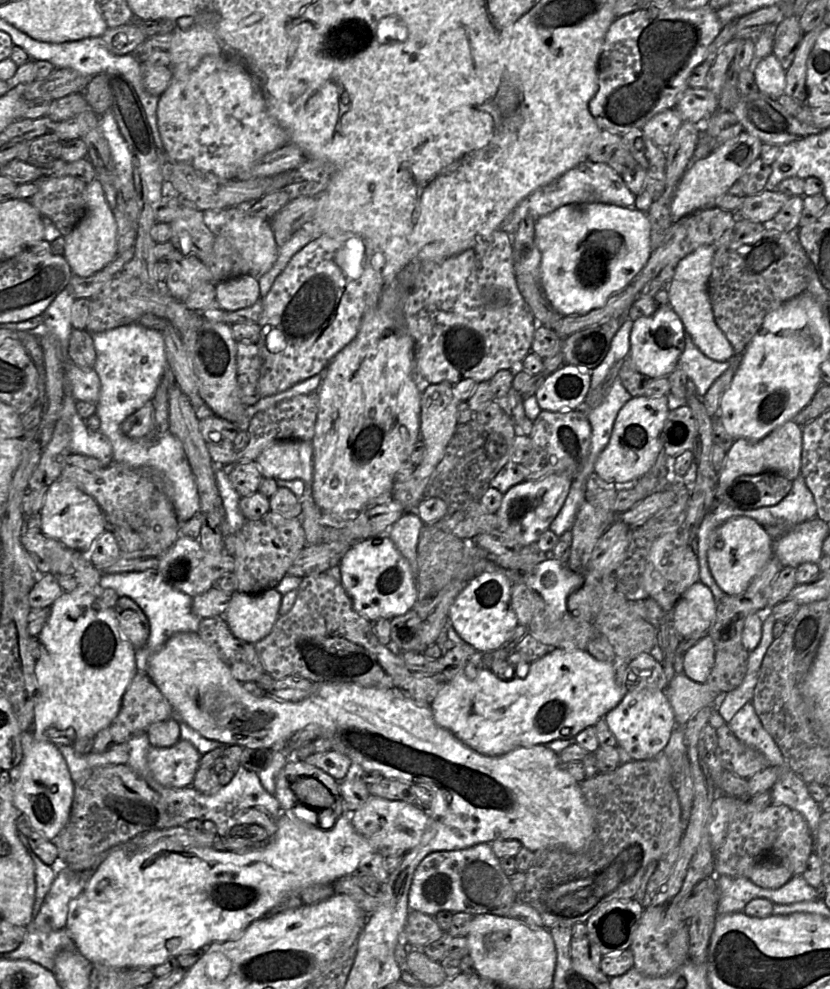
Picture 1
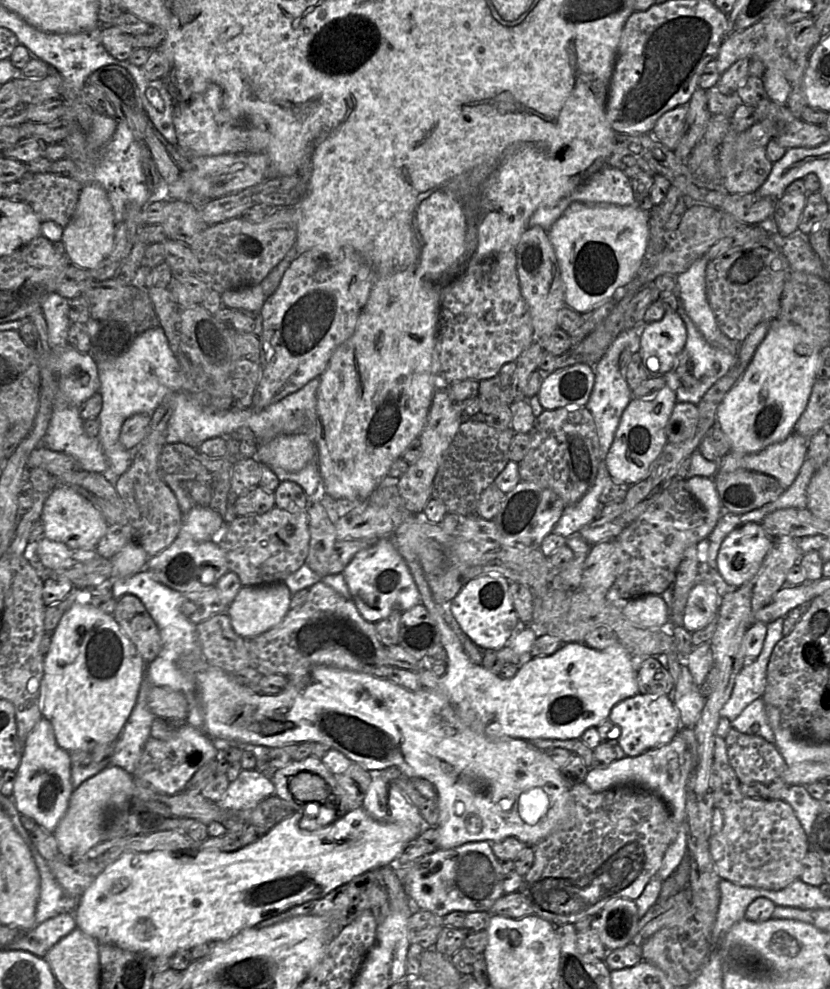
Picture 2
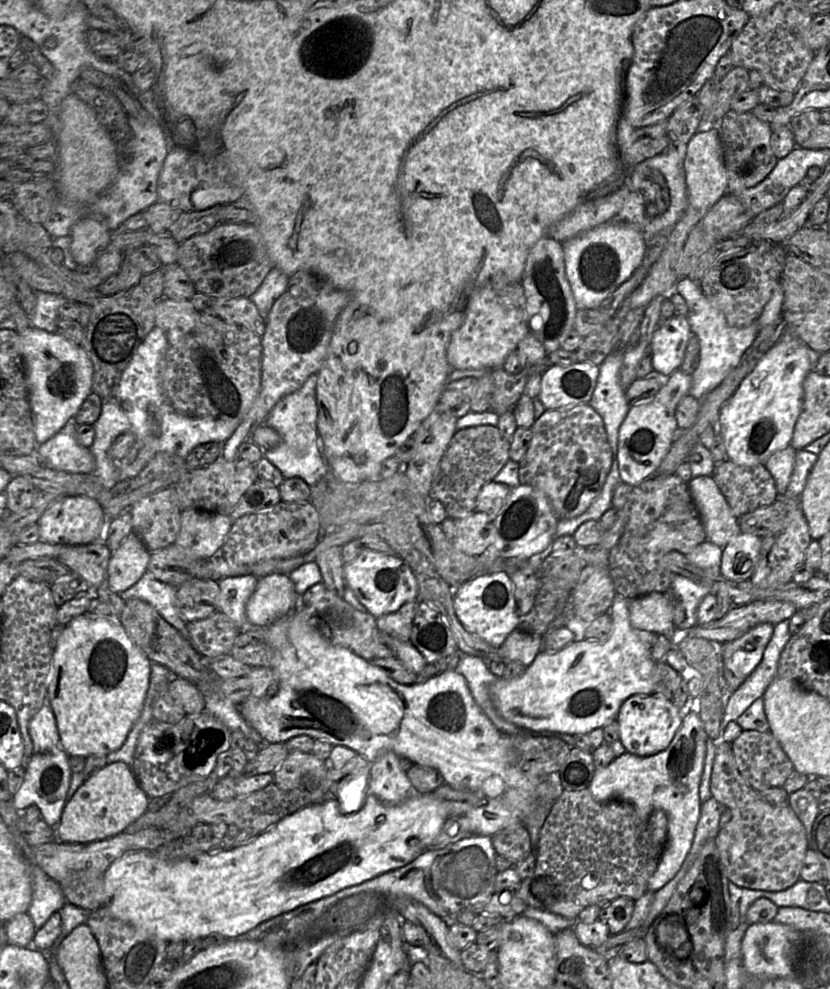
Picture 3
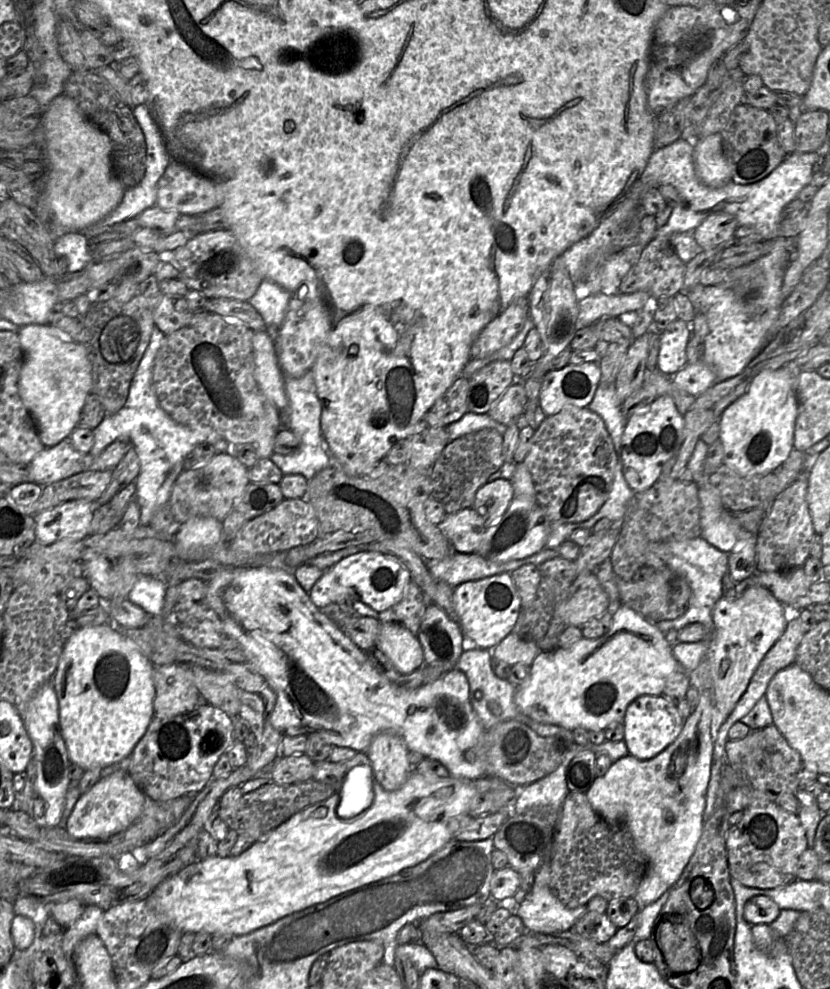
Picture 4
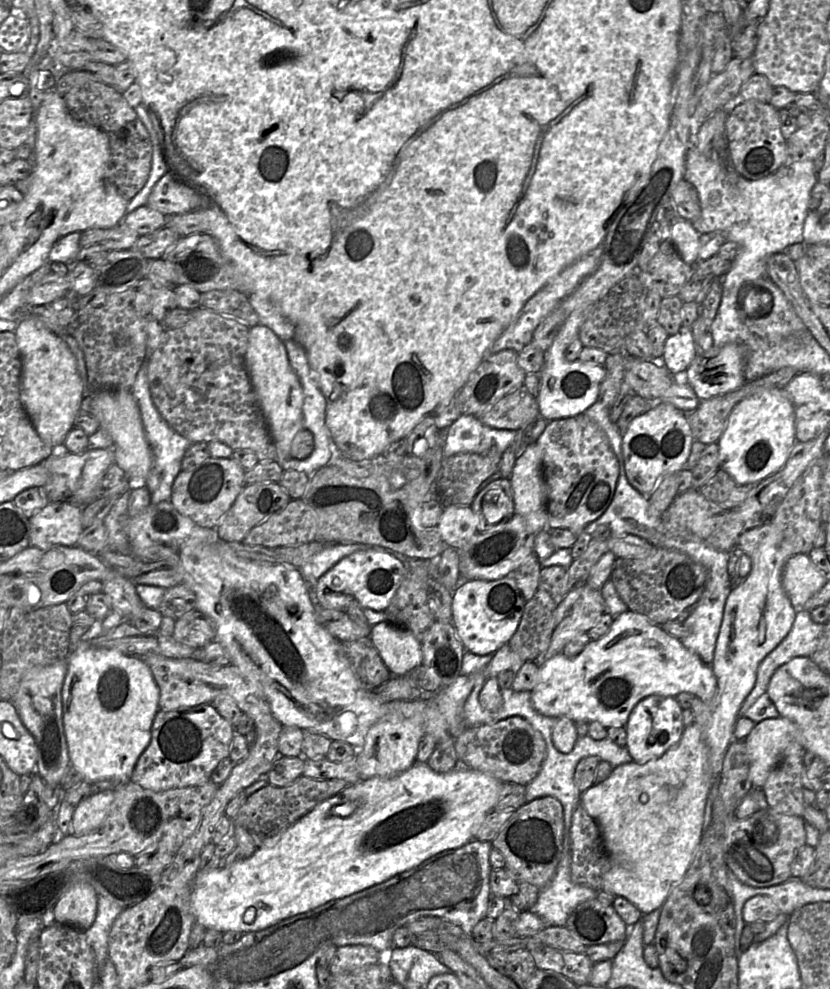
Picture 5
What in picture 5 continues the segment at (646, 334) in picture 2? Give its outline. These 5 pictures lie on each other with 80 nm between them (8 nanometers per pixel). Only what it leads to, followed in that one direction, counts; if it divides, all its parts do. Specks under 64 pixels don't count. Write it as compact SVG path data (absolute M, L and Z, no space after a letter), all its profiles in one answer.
M682 325L676 334L668 336L661 360L665 368L675 375L686 371L697 354L698 347L691 328Z

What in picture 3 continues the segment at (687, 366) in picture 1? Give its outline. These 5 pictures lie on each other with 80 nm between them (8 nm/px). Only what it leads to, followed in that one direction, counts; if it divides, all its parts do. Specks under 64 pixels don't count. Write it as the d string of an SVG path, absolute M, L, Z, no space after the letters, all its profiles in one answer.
M689 277L677 282L676 291L686 300L688 305L686 318L691 332L698 338L700 344L700 359L692 374L692 385L689 390L689 395L700 401L738 366L742 355L758 335L759 328L757 322L743 328L729 325L723 312L710 303L700 284Z

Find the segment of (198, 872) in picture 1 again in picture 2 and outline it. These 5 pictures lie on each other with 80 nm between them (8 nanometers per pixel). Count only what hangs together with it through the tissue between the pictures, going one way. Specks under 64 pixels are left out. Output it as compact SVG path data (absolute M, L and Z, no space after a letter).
M326 806L324 807L324 809L318 813L317 811L315 811L314 813L311 813L311 809L309 808L309 814L311 816L319 816L319 818L316 818L315 822L313 823L307 823L305 822L305 827L301 827L300 826L300 821L302 818L302 813L295 811L293 812L291 815L289 815L288 817L284 818L283 820L281 820L280 822L278 822L276 825L274 825L271 829L269 829L263 836L261 836L257 841L245 845L242 848L236 850L236 851L232 851L232 852L224 852L224 851L192 851L192 852L171 852L171 851L164 851L164 850L152 850L152 851L131 851L131 852L126 852L124 854L122 854L115 862L113 862L111 865L109 865L103 872L101 872L98 877L94 880L94 882L85 890L85 892L78 898L77 901L77 905L74 909L74 918L76 921L76 926L83 931L85 934L89 935L90 937L94 938L98 944L112 944L115 945L119 948L125 949L125 950L129 950L129 951L133 951L133 952L140 952L140 953L144 953L150 957L152 957L153 959L159 957L159 956L167 956L167 957L172 957L173 955L175 955L177 952L179 952L180 950L191 950L199 945L205 944L205 943L215 943L217 941L226 941L231 939L232 937L234 937L235 935L239 934L240 932L242 932L244 929L250 928L250 927L254 927L256 926L258 923L265 921L271 917L274 917L282 912L284 912L285 910L288 910L290 908L292 908L293 906L296 905L300 905L303 904L309 900L314 900L314 899L319 899L324 897L325 895L327 895L329 892L331 892L332 890L334 890L335 888L339 887L340 885L349 882L350 880L352 880L354 877L364 874L368 871L372 871L373 869L382 867L382 866L386 866L386 865L390 865L391 863L393 863L395 861L395 859L399 856L399 854L407 847L407 845L412 842L417 836L420 836L420 834L423 832L424 827L420 827L420 826L416 826L413 824L396 824L396 823L386 823L386 822L381 822L378 821L376 819L374 819L373 817L371 817L365 809L361 807L357 808L357 809L353 809L350 811L347 811L346 813L338 816L335 819L326 819L326 822L320 822L320 819L323 818L327 818L328 816L330 816L332 813L329 811L333 811L333 809L331 808L327 808Z

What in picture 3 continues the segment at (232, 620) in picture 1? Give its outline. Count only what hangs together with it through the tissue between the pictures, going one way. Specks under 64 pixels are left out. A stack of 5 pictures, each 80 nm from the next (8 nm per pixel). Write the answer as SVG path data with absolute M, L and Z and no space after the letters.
M287 574L260 577L246 603L246 616L254 627L264 627L298 607L298 594Z

